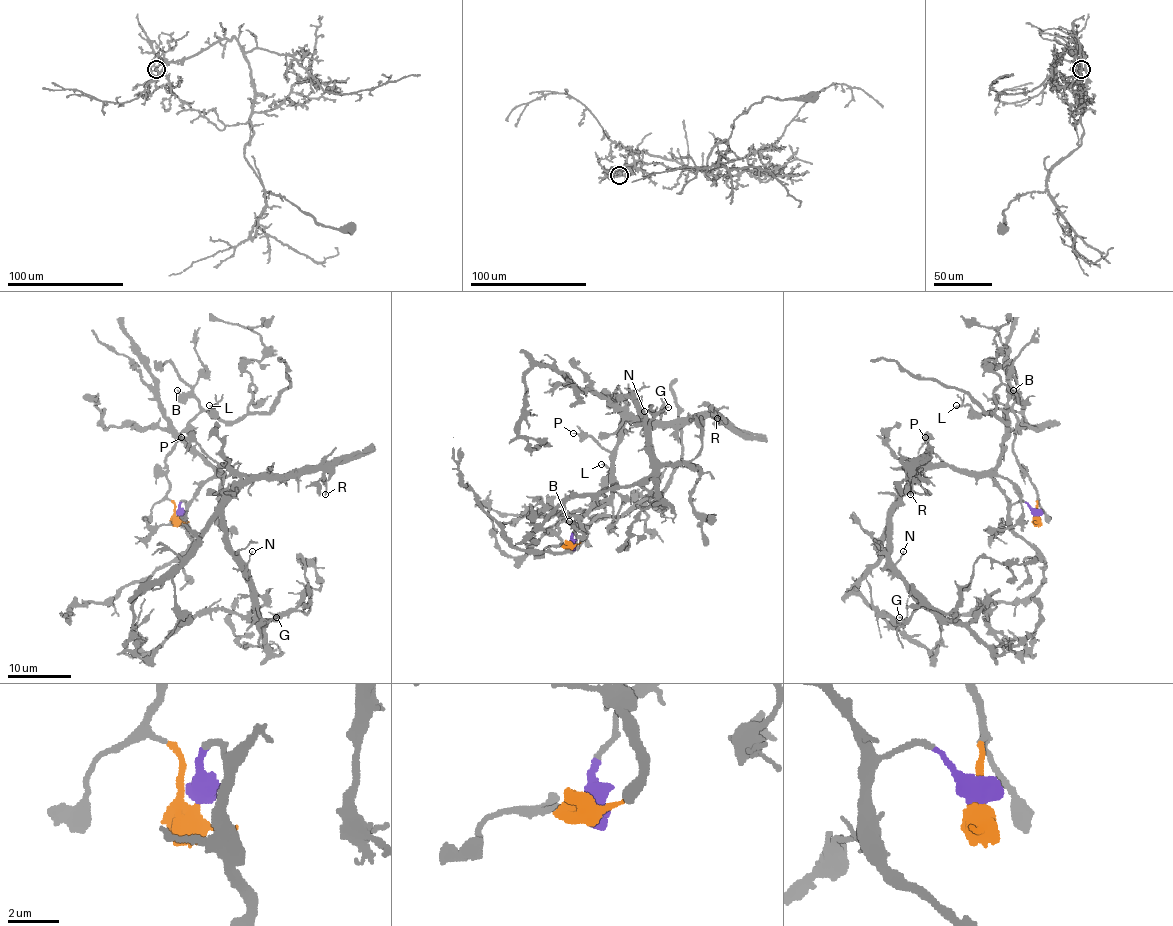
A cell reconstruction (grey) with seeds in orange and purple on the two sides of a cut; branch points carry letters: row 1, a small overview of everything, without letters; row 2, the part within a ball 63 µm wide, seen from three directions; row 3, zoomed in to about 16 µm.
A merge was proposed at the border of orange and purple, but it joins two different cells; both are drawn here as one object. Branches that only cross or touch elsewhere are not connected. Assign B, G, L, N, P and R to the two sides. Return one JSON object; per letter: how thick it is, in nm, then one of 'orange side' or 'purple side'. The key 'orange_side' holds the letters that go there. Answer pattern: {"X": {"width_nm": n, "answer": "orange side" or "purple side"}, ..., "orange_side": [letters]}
{"B": {"width_nm": 170, "answer": "orange side"}, "G": {"width_nm": 110, "answer": "purple side"}, "L": {"width_nm": 240, "answer": "orange side"}, "N": {"width_nm": 120, "answer": "purple side"}, "P": {"width_nm": 170, "answer": "purple side"}, "R": {"width_nm": 190, "answer": "purple side"}, "orange_side": ["B", "L"]}

